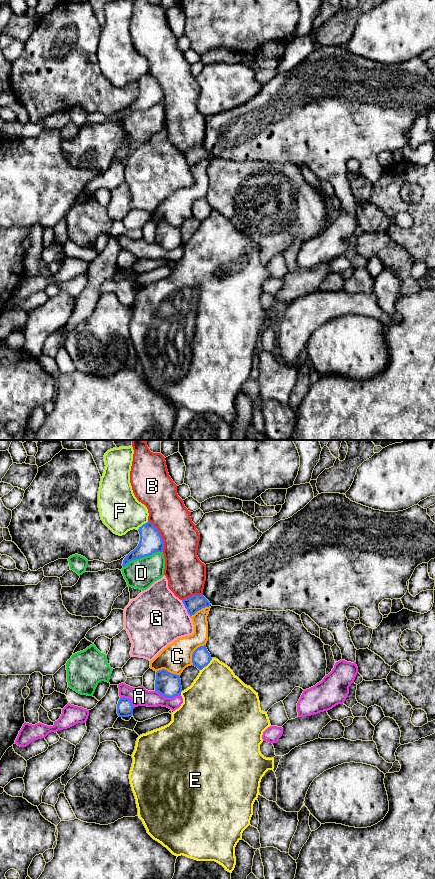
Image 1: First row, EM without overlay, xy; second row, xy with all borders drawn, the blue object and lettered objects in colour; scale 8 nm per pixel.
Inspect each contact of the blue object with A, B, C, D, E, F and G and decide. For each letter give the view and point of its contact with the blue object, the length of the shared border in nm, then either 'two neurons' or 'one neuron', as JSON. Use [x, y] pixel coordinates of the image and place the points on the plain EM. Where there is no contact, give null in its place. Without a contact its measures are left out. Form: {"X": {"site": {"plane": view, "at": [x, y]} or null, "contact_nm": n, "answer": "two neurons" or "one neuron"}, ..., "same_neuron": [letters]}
{"A": {"site": {"plane": "xy", "at": [168, 249]}, "contact_nm": 220, "answer": "two neurons"}, "B": {"site": {"plane": "xy", "at": [160, 88]}, "contact_nm": 280, "answer": "two neurons"}, "C": {"site": {"plane": "xy", "at": [193, 204]}, "contact_nm": 200, "answer": "two neurons"}, "D": {"site": {"plane": "xy", "at": [142, 109]}, "contact_nm": 340, "answer": "two neurons"}, "E": {"site": {"plane": "xy", "at": [206, 217]}, "contact_nm": 140, "answer": "two neurons"}, "F": {"site": {"plane": "xy", "at": [143, 76]}, "contact_nm": 120, "answer": "two neurons"}, "G": {"site": {"plane": "xy", "at": [186, 160]}, "contact_nm": 160, "answer": "two neurons"}, "same_neuron": []}

